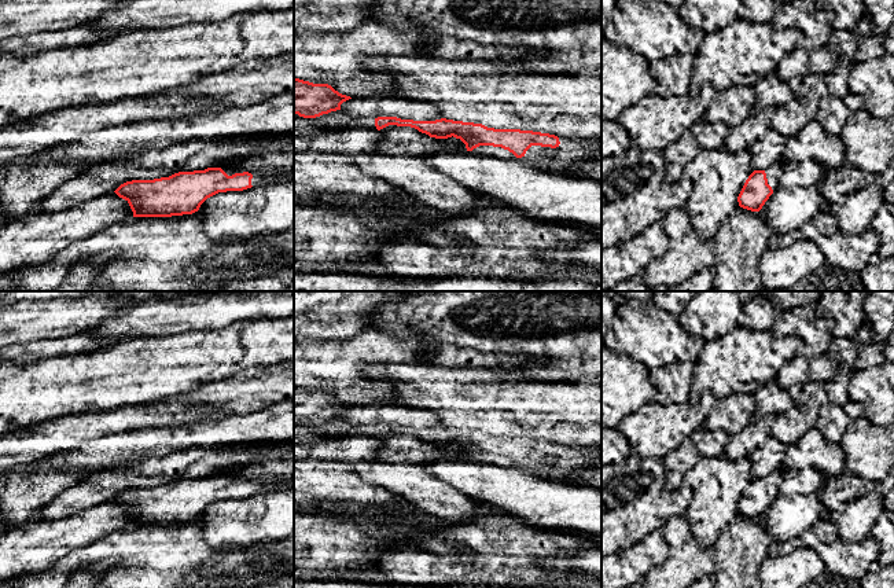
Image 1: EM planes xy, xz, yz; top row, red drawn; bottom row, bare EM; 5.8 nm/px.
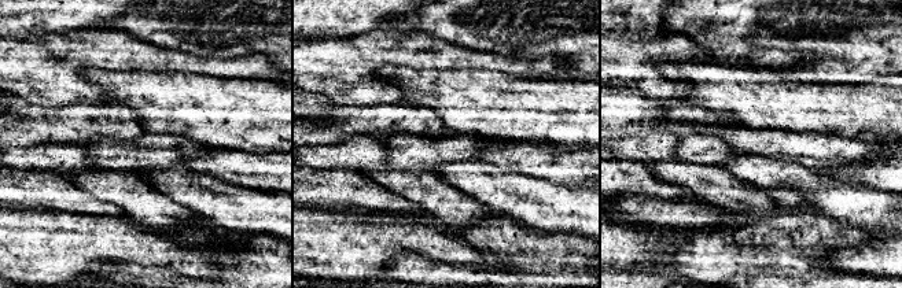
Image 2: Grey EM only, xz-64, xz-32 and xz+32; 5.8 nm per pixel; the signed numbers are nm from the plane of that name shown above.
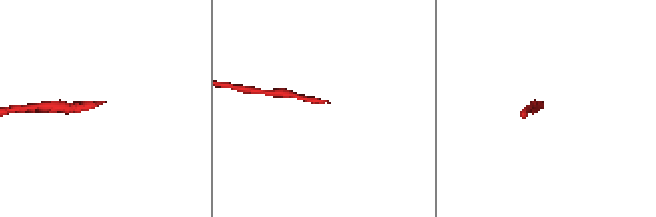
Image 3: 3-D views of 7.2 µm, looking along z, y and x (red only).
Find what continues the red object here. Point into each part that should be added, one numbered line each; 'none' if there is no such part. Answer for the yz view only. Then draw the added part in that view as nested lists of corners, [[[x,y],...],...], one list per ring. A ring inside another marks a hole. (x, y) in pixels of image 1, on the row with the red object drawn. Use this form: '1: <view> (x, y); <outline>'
1: yz (772, 171); [[[780,162],[765,169],[768,184],[772,187],[773,191],[779,188],[779,183],[777,183],[779,170],[780,170]]]

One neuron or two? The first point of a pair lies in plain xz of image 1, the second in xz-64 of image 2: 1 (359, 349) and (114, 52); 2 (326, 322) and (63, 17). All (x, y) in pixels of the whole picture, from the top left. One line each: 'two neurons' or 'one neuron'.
1: one neuron
2: one neuron

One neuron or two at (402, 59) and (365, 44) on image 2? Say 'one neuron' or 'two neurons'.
one neuron

